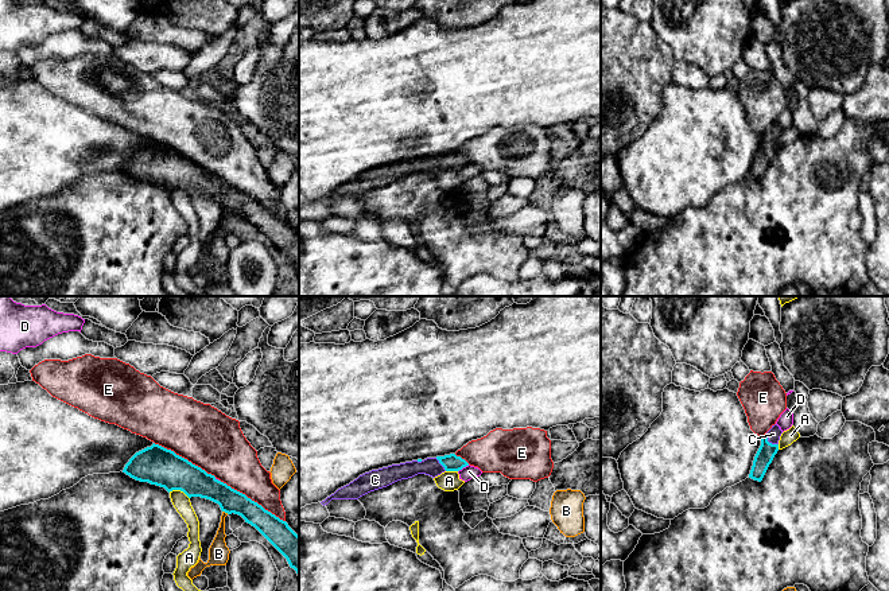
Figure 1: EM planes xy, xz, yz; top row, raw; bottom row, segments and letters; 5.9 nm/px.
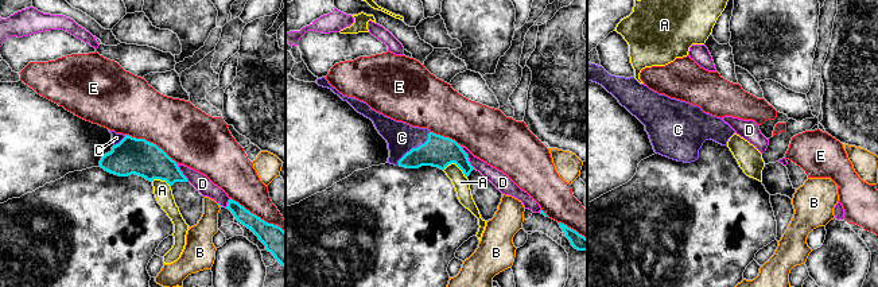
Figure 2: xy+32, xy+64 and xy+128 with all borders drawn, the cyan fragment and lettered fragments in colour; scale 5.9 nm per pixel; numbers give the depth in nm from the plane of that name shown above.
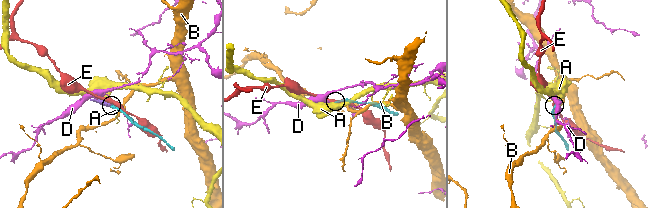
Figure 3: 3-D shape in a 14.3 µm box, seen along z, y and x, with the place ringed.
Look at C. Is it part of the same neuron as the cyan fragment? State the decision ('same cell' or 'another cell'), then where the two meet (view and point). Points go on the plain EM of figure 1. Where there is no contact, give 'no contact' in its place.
same cell | yz (768, 140)

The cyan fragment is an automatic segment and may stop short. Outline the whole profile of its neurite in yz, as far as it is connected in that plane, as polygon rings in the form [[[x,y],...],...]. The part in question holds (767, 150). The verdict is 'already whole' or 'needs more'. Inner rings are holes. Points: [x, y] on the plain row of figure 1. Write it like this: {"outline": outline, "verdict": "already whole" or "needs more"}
{"outline": [[[777,123],[761,136],[761,144],[754,155],[749,176],[761,180],[769,163],[779,149],[779,139],[783,129]]], "verdict": "needs more"}

